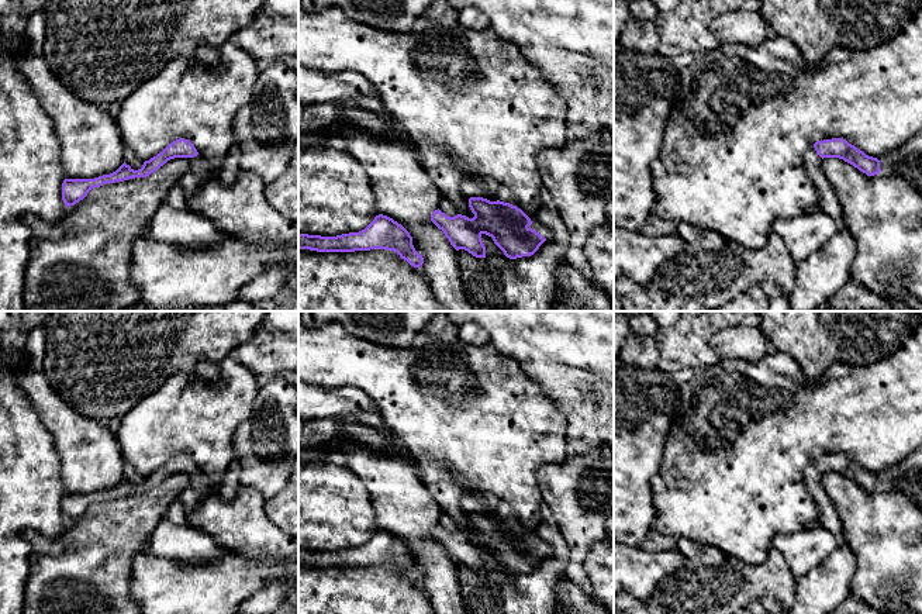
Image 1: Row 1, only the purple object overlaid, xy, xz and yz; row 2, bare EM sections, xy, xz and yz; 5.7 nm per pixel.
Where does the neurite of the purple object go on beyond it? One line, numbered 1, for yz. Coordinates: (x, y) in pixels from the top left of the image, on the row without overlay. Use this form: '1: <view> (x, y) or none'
1: yz (828, 517)

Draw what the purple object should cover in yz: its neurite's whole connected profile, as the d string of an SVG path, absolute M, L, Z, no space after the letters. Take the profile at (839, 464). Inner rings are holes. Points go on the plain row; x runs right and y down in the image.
M843 453L816 456L807 468L804 475L805 486L807 491L818 506L818 524L832 532L838 541L843 542L843 524L839 513L822 486L821 477L823 473L843 475L867 491L874 491L881 487L880 476L866 470L863 466L857 465Z

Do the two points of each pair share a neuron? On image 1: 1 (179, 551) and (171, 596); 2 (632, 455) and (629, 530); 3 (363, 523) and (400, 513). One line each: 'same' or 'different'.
1: different
2: same
3: different

